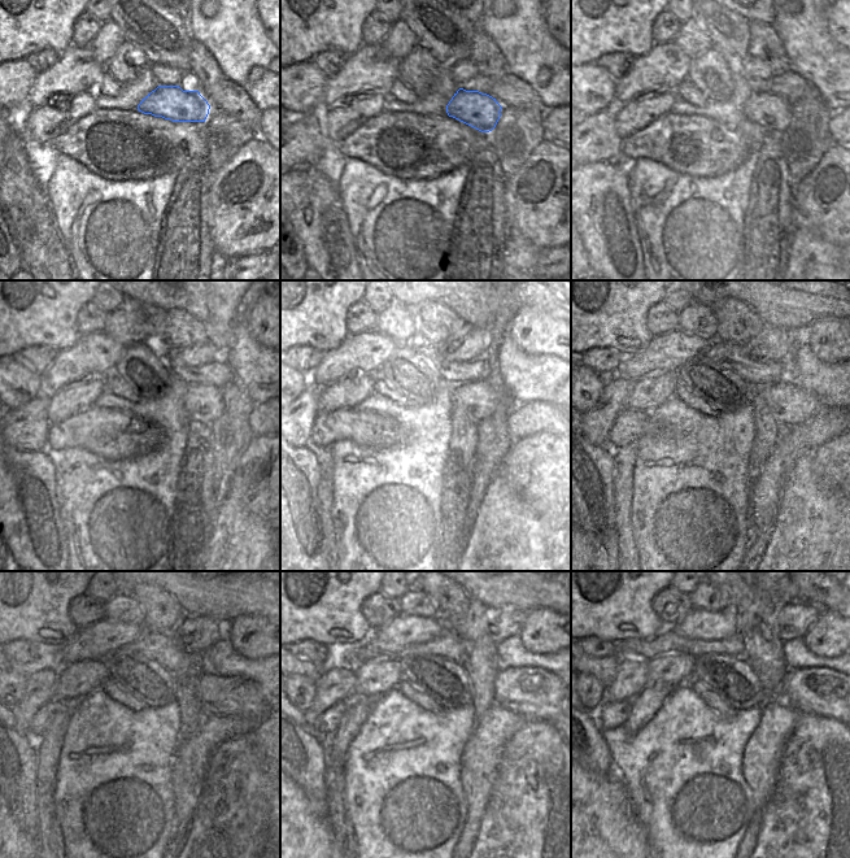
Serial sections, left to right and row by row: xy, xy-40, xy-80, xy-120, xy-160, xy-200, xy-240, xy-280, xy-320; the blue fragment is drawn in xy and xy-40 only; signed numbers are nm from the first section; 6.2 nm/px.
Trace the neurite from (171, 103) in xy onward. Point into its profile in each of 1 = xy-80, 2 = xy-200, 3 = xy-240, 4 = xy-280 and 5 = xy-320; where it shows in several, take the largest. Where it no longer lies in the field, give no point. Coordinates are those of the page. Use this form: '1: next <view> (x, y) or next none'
1: next xy-80 (772, 113)
2: next xy-200 (792, 405)
3: next xy-240 (219, 696)
4: next xy-280 (534, 693)
5: next xy-320 (819, 691)

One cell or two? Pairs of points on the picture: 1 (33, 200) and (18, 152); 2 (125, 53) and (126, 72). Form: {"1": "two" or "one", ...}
{"1": "one", "2": "one"}

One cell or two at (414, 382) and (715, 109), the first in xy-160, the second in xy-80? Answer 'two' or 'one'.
two

